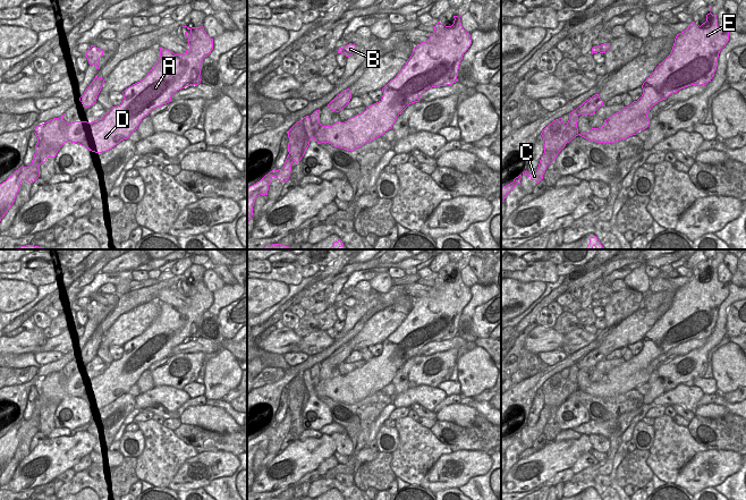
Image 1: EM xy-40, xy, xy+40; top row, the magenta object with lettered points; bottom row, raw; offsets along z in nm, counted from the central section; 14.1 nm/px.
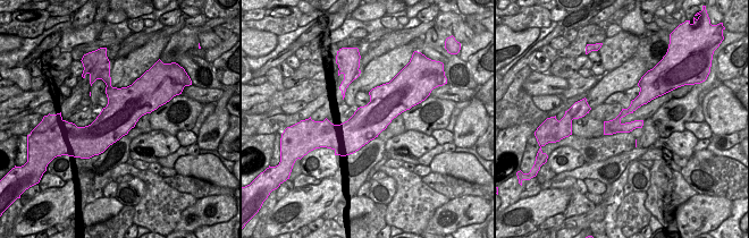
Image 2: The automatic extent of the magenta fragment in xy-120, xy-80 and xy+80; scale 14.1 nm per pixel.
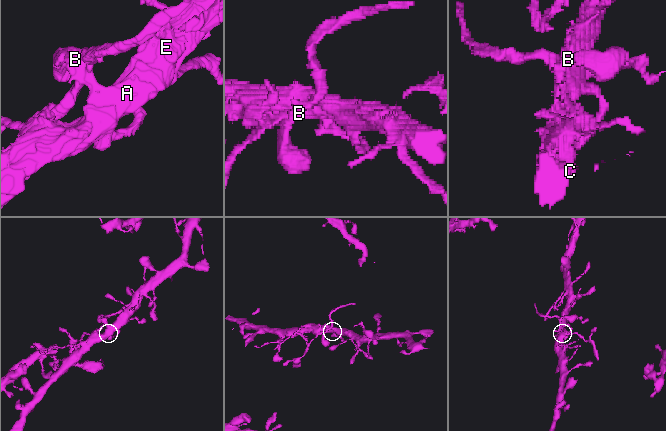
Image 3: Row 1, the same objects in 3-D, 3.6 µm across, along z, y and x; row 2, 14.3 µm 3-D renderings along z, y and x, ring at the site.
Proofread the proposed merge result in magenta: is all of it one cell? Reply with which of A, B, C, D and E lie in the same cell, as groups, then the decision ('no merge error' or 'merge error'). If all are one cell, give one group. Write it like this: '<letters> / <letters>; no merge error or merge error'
A C D E / B; merge error

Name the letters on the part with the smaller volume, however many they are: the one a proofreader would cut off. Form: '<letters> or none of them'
B

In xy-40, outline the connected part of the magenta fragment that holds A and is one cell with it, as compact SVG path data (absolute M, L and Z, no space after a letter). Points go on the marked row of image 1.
M203 26L183 27L190 31L186 53L175 54L160 48L159 61L142 80L122 92L122 102L112 107L102 119L68 124L53 118L36 126L37 143L32 163L22 166L0 184L0 221L14 204L20 183L34 183L40 177L40 164L48 158L56 158L65 143L77 143L95 153L107 152L127 139L153 109L171 102L173 93L201 83L202 62L213 50L213 39Z

